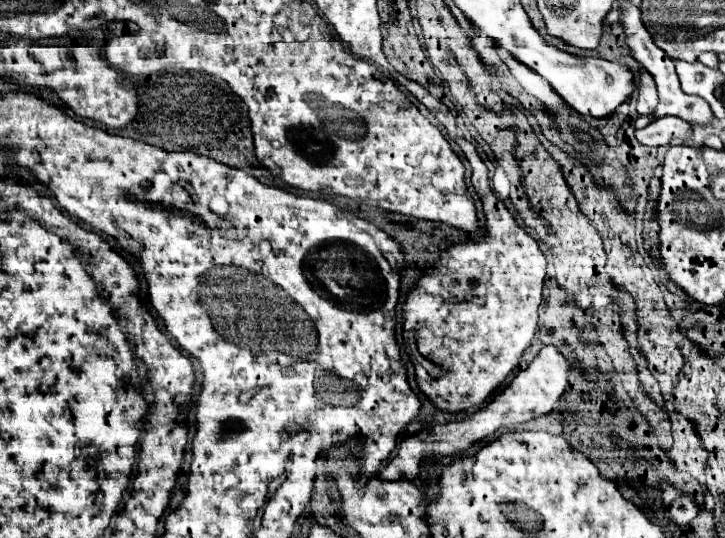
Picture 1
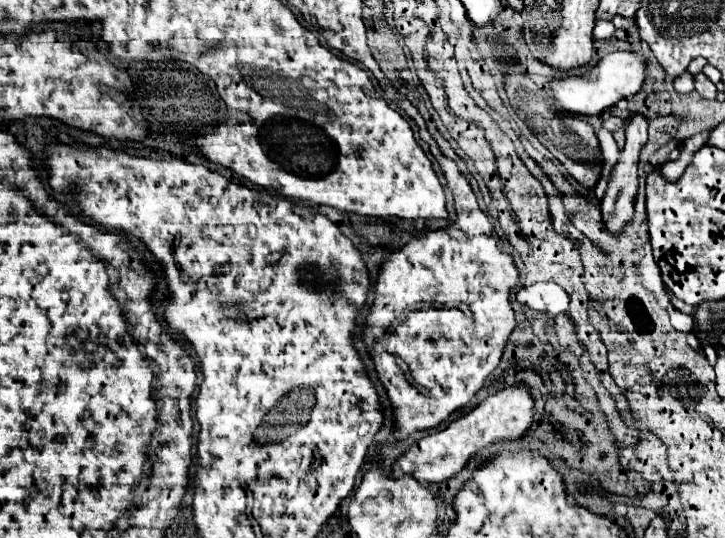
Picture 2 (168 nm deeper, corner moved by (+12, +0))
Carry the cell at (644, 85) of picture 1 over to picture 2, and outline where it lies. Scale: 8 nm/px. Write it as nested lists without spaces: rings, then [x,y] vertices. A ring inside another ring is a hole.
[[[634,114],[632,122],[626,128],[626,144],[620,152],[618,164],[614,166],[612,174],[610,174],[610,182],[608,188],[600,200],[600,212],[602,212],[602,222],[606,226],[606,230],[612,236],[618,236],[624,232],[624,226],[632,222],[634,218],[634,202],[638,196],[638,158],[640,158],[640,150],[648,140],[648,120],[642,114]]]

